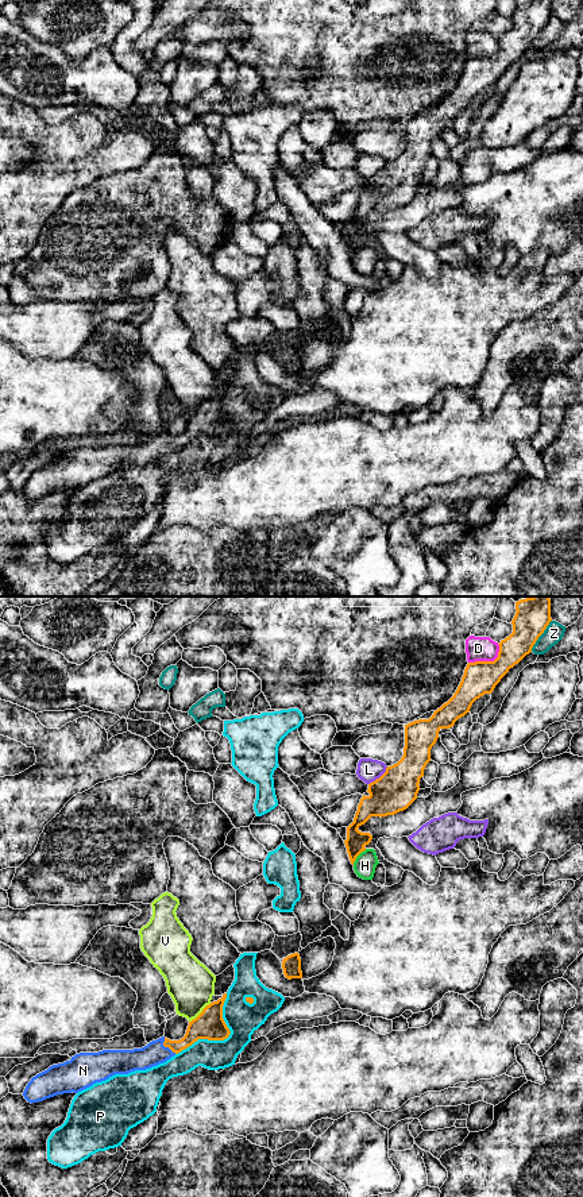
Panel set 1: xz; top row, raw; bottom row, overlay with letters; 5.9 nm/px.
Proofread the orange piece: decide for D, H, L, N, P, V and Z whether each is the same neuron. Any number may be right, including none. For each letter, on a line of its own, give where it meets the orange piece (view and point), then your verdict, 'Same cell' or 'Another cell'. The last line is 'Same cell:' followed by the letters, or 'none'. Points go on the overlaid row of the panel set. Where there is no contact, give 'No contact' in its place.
D: Touches orange at xz (487, 661). Another cell
H: Touches orange at xz (358, 854). Another cell
L: Touches orange at xz (379, 777). Another cell
N: Touches orange at xz (166, 1046). Same cell
P: Touches orange at xz (223, 1039). Another cell
V: Touches orange at xz (201, 1012). Another cell
Z: Touches orange at xz (540, 634). Another cell
Same cell: N

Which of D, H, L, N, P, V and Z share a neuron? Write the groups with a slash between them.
D / H / L / N / P / V / Z

